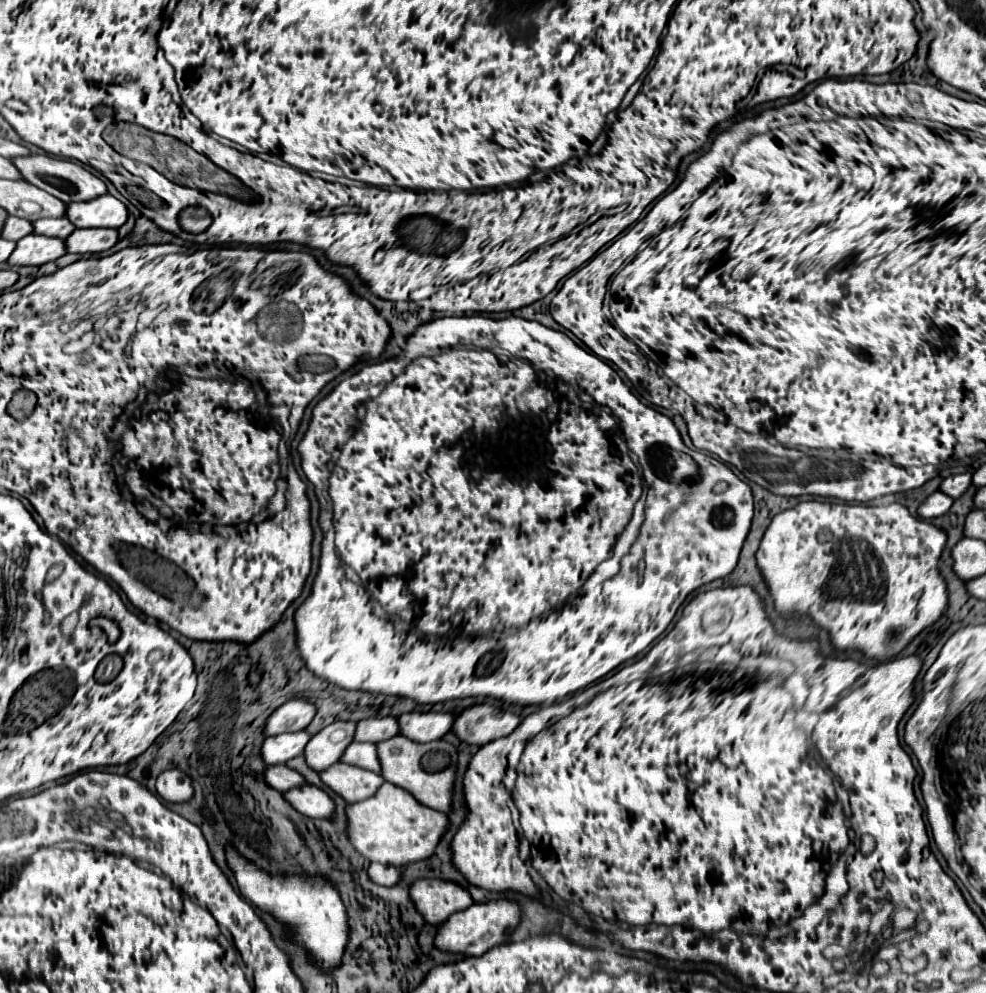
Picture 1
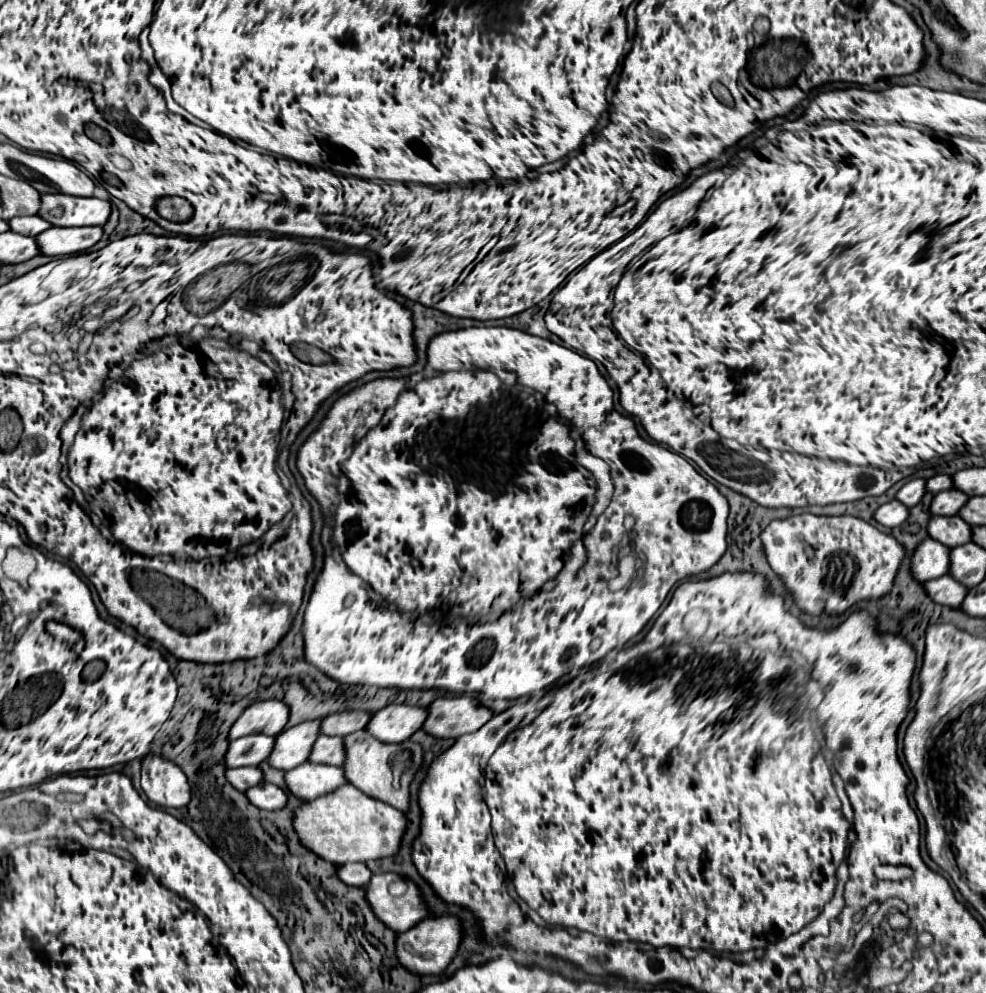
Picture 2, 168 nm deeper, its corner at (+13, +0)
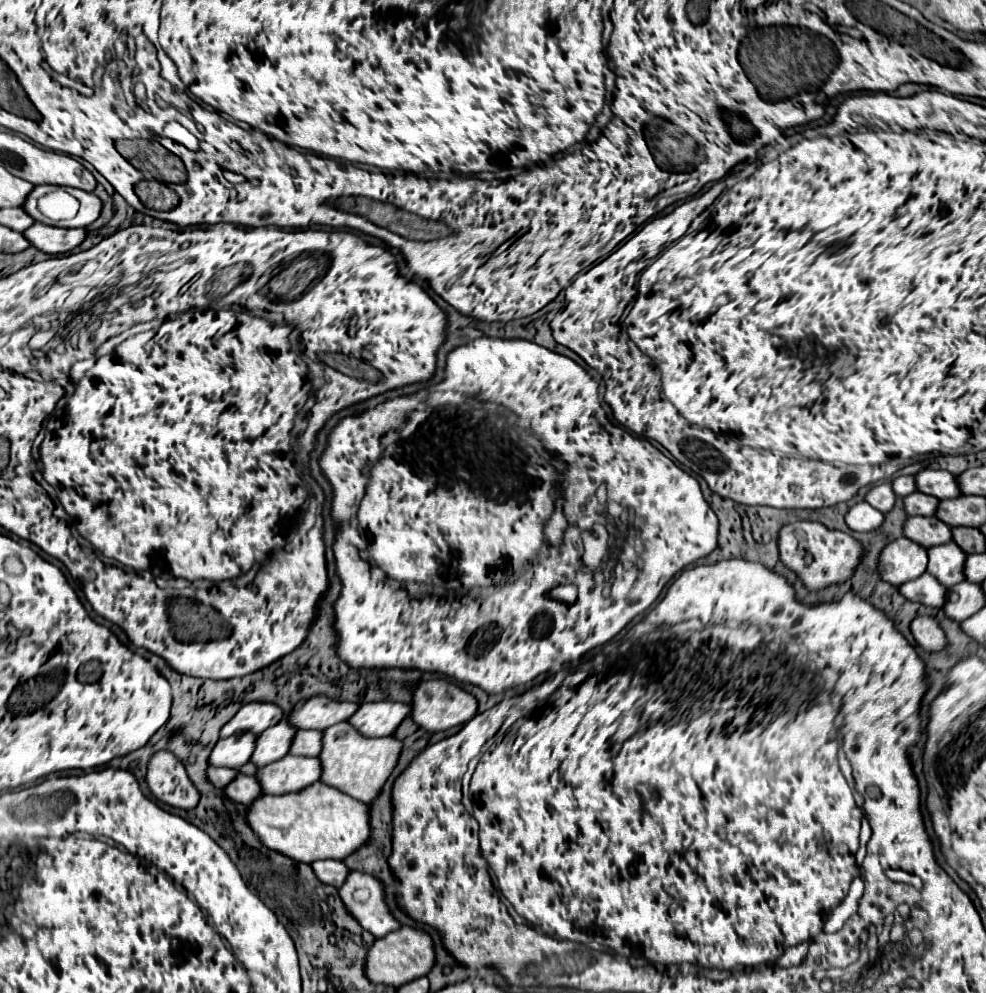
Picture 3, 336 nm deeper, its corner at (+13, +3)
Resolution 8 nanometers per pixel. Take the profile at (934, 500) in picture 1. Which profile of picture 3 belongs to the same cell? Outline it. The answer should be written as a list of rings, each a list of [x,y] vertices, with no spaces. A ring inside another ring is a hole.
[[[859,502],[855,504],[847,516],[845,516],[845,522],[851,530],[857,530],[857,532],[869,532],[869,530],[875,530],[879,528],[883,522],[885,522],[885,512],[873,508],[871,504],[867,502]]]

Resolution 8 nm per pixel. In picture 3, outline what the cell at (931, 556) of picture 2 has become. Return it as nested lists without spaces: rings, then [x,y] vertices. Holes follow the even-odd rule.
[[[899,538],[885,546],[879,560],[879,574],[883,580],[889,580],[893,586],[901,586],[909,580],[915,580],[927,570],[927,548],[909,540]]]

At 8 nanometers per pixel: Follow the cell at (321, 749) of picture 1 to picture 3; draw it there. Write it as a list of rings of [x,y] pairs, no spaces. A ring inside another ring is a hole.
[[[285,720],[279,722],[277,726],[265,730],[257,738],[257,748],[253,752],[253,764],[257,768],[263,768],[263,766],[287,756],[291,750],[295,734],[297,734],[297,728]]]

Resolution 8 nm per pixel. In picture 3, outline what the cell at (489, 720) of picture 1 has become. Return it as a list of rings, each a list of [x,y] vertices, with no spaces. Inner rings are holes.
[[[429,680],[421,682],[413,692],[413,712],[411,718],[429,732],[445,732],[457,726],[467,724],[477,714],[477,698],[471,692],[461,690],[459,686],[447,680]]]

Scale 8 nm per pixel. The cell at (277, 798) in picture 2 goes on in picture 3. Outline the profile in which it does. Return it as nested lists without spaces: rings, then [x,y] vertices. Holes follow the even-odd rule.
[[[239,774],[237,780],[233,780],[233,784],[225,788],[225,794],[239,804],[253,804],[257,798],[263,796],[263,790],[255,776]]]

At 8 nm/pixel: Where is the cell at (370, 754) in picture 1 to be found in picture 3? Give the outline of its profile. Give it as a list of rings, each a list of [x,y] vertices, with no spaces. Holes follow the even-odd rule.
[[[299,730],[295,740],[293,740],[293,746],[291,746],[291,752],[293,756],[319,756],[321,754],[321,744],[323,744],[323,732],[317,732],[317,730]]]

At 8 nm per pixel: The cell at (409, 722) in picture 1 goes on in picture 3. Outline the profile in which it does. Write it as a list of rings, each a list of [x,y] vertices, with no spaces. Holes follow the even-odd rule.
[[[369,702],[361,704],[359,712],[349,720],[363,736],[391,736],[399,724],[411,714],[411,706],[403,702]]]

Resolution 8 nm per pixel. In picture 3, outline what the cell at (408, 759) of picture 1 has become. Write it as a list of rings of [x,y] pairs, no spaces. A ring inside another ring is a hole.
[[[349,722],[335,724],[333,728],[327,728],[323,732],[323,750],[321,750],[321,764],[323,764],[323,774],[321,782],[329,786],[337,786],[337,790],[361,800],[361,802],[373,802],[391,772],[395,770],[399,756],[403,750],[403,742],[399,742],[395,736],[385,736],[385,738],[367,738],[359,734]]]

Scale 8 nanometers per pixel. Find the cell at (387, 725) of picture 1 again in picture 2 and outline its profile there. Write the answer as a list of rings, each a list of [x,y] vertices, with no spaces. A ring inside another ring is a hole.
[[[343,711],[343,713],[333,713],[321,719],[321,733],[323,735],[337,735],[345,737],[353,731],[365,729],[369,723],[371,715],[367,711]]]

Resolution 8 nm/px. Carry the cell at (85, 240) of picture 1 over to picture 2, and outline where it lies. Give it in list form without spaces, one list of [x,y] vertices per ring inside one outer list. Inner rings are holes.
[[[49,227],[49,231],[43,231],[37,235],[37,245],[41,247],[41,253],[51,257],[63,257],[73,255],[91,249],[103,235],[101,227],[75,227],[75,229],[63,229],[63,227]]]

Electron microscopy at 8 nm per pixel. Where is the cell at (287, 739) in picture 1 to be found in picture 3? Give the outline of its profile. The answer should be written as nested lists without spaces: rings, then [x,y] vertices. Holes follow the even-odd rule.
[[[251,732],[235,734],[225,740],[219,740],[209,756],[211,766],[227,766],[227,768],[241,768],[253,756],[257,746],[257,736]]]

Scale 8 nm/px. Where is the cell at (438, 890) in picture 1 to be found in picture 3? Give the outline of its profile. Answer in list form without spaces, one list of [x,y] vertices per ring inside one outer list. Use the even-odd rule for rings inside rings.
[[[351,872],[351,876],[339,888],[339,896],[349,908],[349,912],[359,920],[359,924],[365,926],[375,938],[383,938],[385,934],[401,928],[401,922],[391,914],[387,906],[385,884],[379,878],[365,872]],[[359,888],[367,888],[371,892],[369,900],[357,902],[353,898],[355,890]]]

